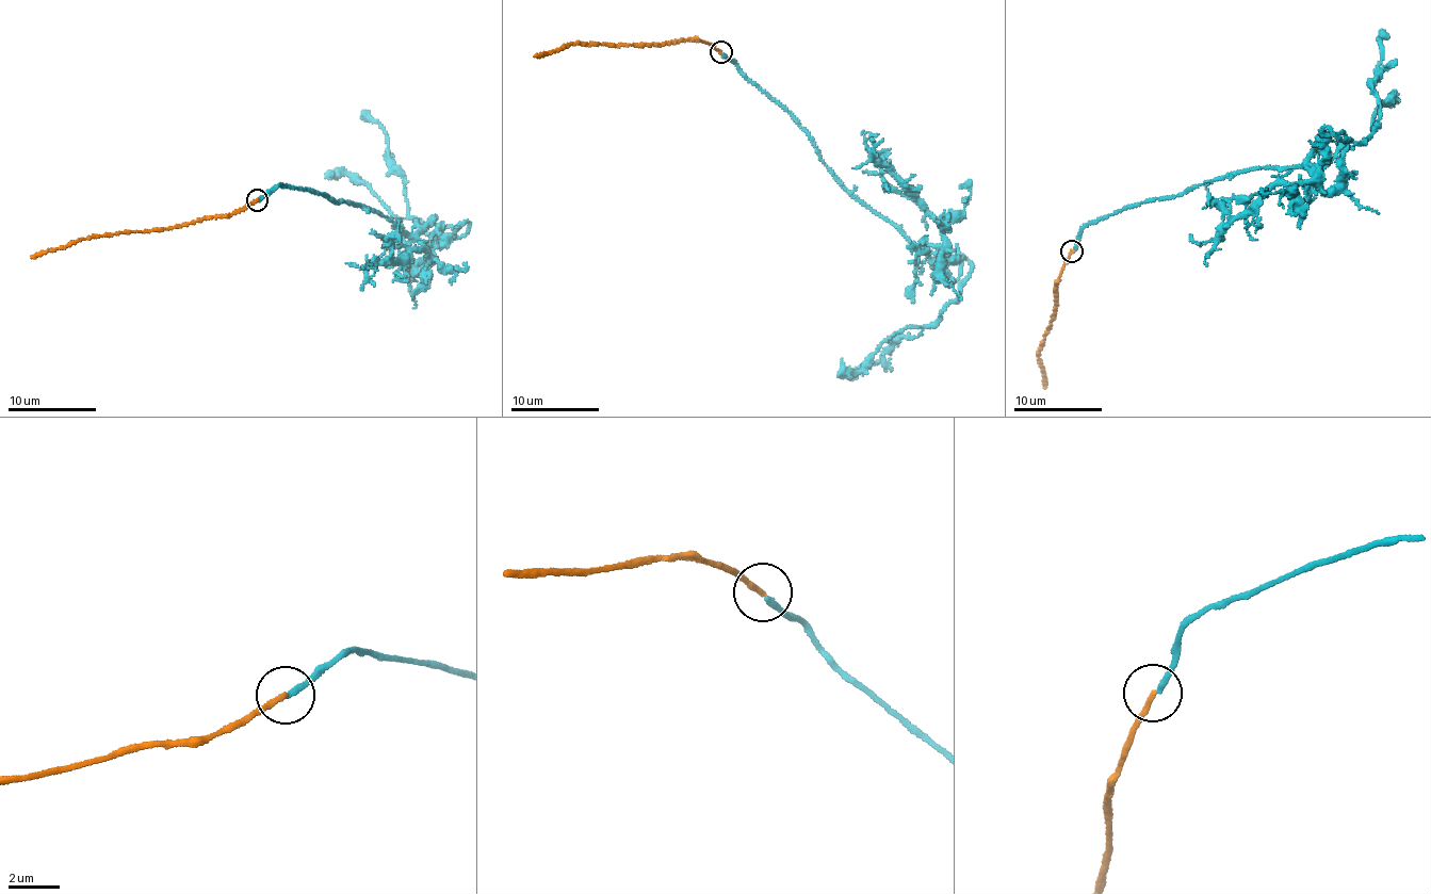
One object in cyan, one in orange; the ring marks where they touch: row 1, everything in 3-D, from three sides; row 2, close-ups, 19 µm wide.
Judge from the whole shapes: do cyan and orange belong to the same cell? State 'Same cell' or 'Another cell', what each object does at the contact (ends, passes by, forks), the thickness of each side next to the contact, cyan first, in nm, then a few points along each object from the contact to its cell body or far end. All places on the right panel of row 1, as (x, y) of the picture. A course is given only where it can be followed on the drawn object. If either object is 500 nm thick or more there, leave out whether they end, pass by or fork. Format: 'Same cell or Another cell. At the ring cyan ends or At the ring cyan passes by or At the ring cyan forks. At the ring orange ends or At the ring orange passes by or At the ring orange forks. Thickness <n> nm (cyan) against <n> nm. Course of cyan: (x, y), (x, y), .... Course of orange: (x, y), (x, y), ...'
Another cell. At the ring cyan ends. At the ring orange ends. Thickness 240 nm (cyan) against 200 nm. Course of cyan: (1073, 252), (1118, 210), (1266, 165), (1330, 191), (1348, 145), (1322, 130), (1360, 143), (1379, 123), (1383, 31). Course of orange: (1071, 252), (1054, 290), (1055, 314), (1038, 347), (1045, 388)

